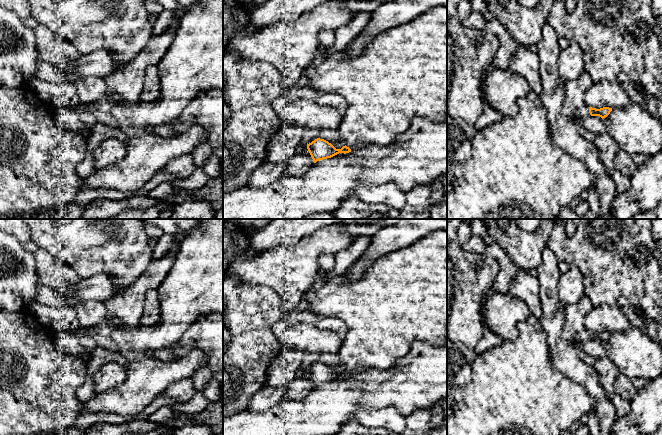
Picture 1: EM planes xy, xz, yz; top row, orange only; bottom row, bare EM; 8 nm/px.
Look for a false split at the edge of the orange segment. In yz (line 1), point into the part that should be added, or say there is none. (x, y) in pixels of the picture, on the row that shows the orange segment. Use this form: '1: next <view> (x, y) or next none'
1: next yz (581, 114)

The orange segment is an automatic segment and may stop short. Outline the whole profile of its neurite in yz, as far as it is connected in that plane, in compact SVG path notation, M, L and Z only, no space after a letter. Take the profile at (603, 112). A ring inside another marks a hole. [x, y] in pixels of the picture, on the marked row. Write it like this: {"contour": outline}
{"contour": "M585 105L581 109L578 109L575 111L575 123L577 125L582 125L583 121L589 116L599 116L603 119L607 117L611 111L612 111L612 108L609 108L609 107L596 109Z"}

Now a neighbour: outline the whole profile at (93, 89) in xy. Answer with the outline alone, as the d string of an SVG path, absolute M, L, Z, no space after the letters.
M89 77L87 79L71 80L82 104L98 103L108 99L108 90L104 78Z

